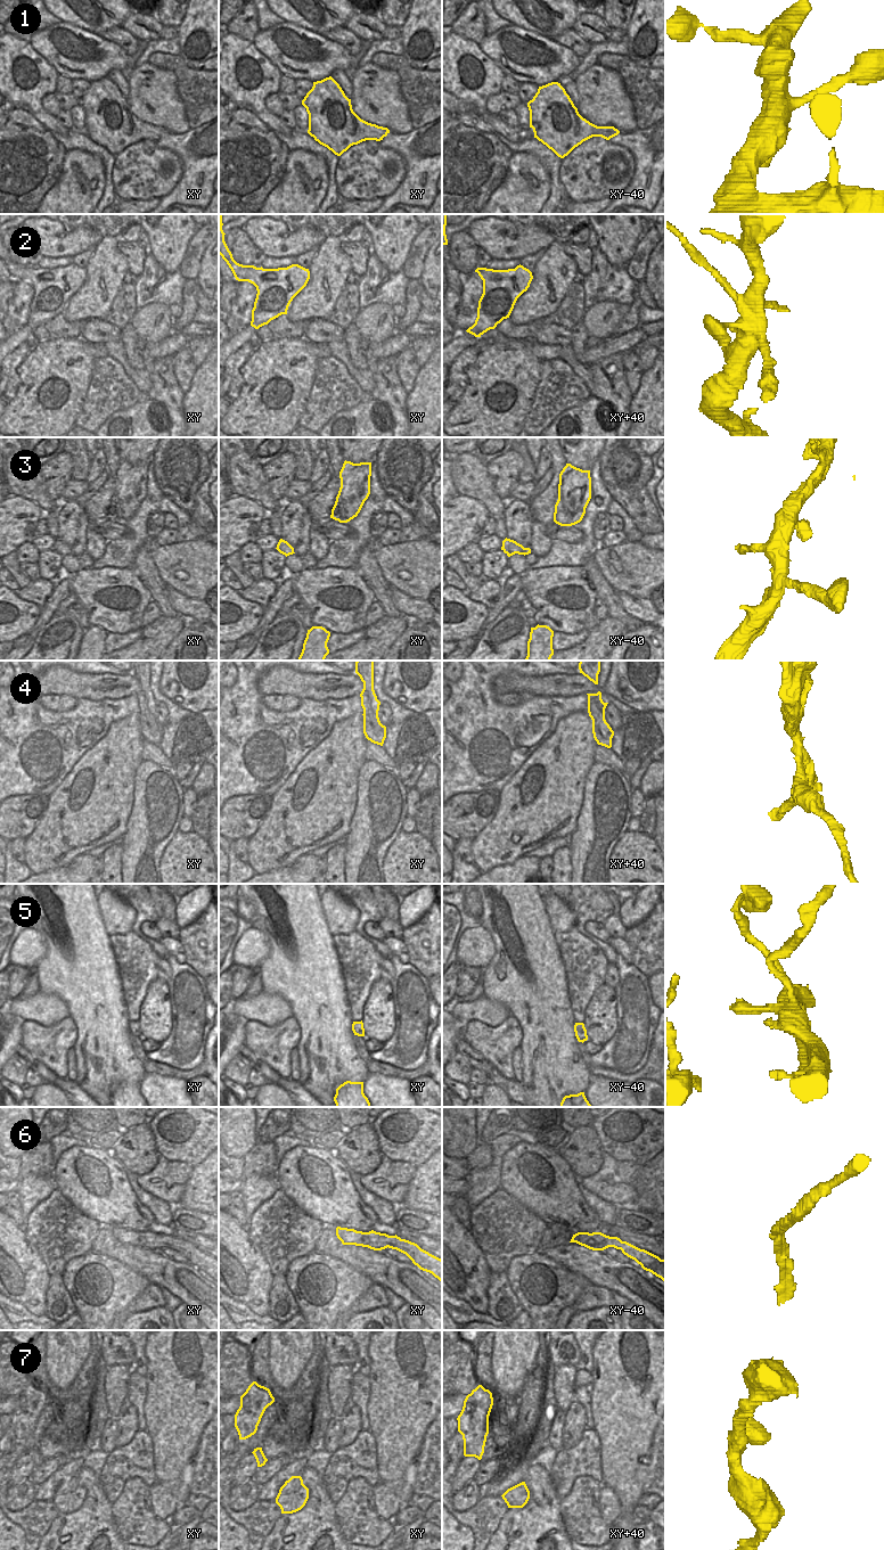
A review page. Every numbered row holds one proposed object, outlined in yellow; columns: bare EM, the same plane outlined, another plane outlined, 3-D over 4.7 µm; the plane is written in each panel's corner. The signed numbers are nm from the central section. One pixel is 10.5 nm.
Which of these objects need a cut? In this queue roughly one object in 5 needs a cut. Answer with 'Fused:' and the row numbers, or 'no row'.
Fused: 4, 5

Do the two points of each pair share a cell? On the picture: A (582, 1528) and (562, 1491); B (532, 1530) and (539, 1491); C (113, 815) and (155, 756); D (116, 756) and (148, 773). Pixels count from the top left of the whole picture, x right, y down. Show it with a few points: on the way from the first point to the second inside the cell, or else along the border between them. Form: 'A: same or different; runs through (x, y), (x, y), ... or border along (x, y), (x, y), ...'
A: different; border along (582, 1475), (573, 1482), (570, 1491), (561, 1500)
B: same; runs through (539, 1520), (541, 1500)
C: different; border along (145, 740), (141, 747), (141, 759)
D: different; border along (142, 760), (136, 770), (132, 793)

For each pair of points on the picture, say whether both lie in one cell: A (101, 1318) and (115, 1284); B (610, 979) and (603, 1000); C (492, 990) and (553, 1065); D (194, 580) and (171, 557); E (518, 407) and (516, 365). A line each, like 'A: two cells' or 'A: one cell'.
A: one cell
B: two cells
C: one cell
D: one cell
E: one cell

